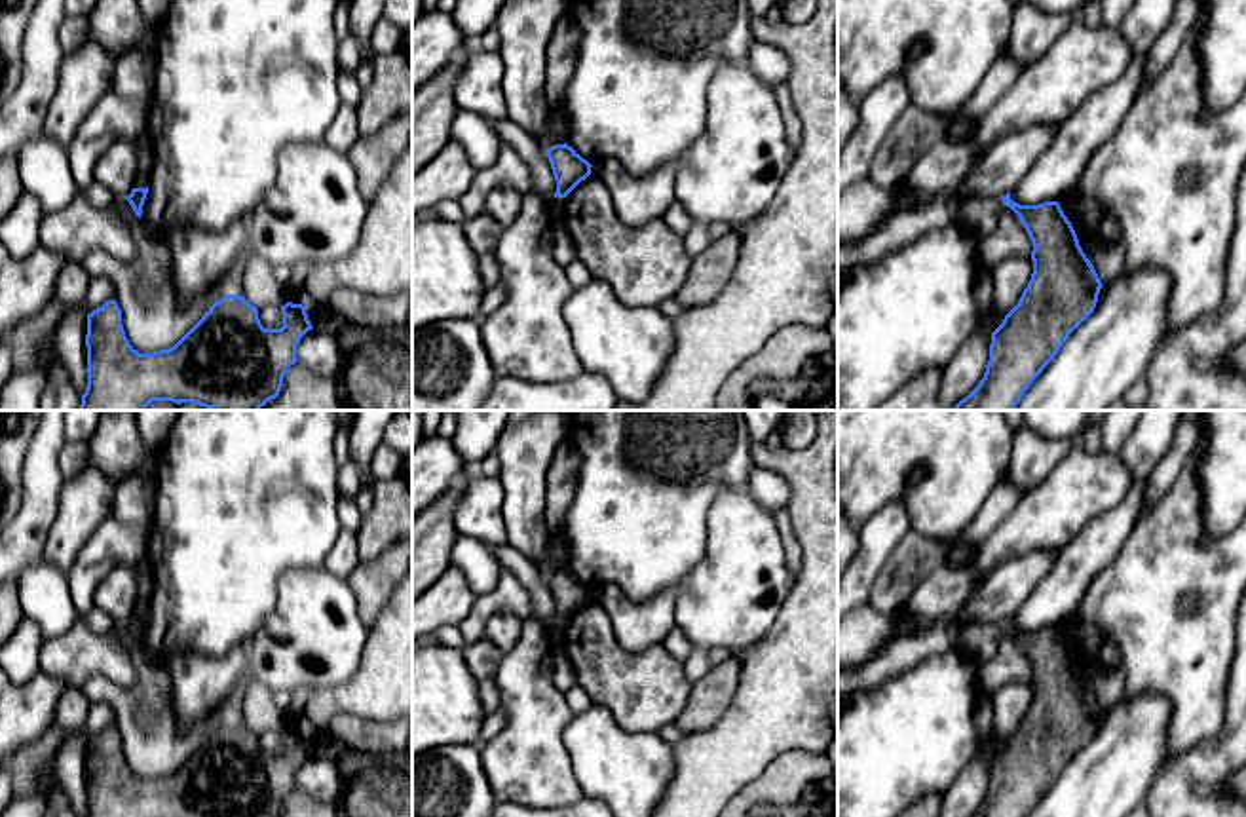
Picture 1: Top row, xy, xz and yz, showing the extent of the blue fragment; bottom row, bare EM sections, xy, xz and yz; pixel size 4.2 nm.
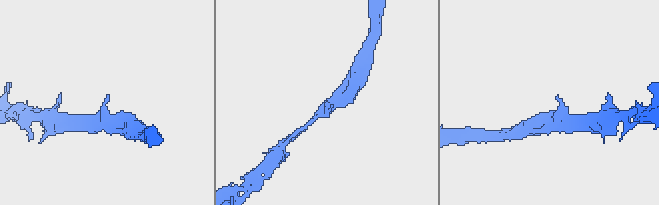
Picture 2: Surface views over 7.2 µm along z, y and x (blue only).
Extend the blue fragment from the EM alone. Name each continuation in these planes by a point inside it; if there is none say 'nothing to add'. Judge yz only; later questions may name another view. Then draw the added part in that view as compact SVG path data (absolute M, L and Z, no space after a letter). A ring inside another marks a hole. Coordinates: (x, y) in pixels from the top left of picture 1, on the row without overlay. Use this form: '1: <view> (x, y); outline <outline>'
nothing to add

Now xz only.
nothing to add

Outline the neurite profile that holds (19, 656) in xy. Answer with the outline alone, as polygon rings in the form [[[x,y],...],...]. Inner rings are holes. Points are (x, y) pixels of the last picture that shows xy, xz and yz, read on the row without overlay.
[[[23,616],[9,640],[0,648],[0,667],[15,684],[27,684],[42,673],[40,652],[44,640],[40,627]]]

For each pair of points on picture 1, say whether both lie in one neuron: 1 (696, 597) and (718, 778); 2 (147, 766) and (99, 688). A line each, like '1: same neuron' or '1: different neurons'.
1: different neurons
2: same neuron

